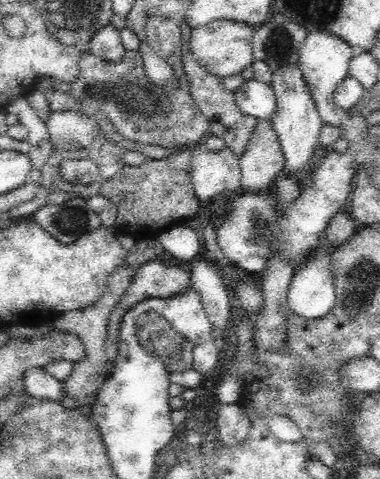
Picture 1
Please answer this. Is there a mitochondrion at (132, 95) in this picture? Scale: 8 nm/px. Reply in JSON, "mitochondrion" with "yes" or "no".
{"mitochondrion":"yes"}

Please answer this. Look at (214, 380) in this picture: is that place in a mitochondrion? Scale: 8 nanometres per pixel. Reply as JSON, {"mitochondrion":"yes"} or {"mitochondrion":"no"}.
{"mitochondrion":"no"}

